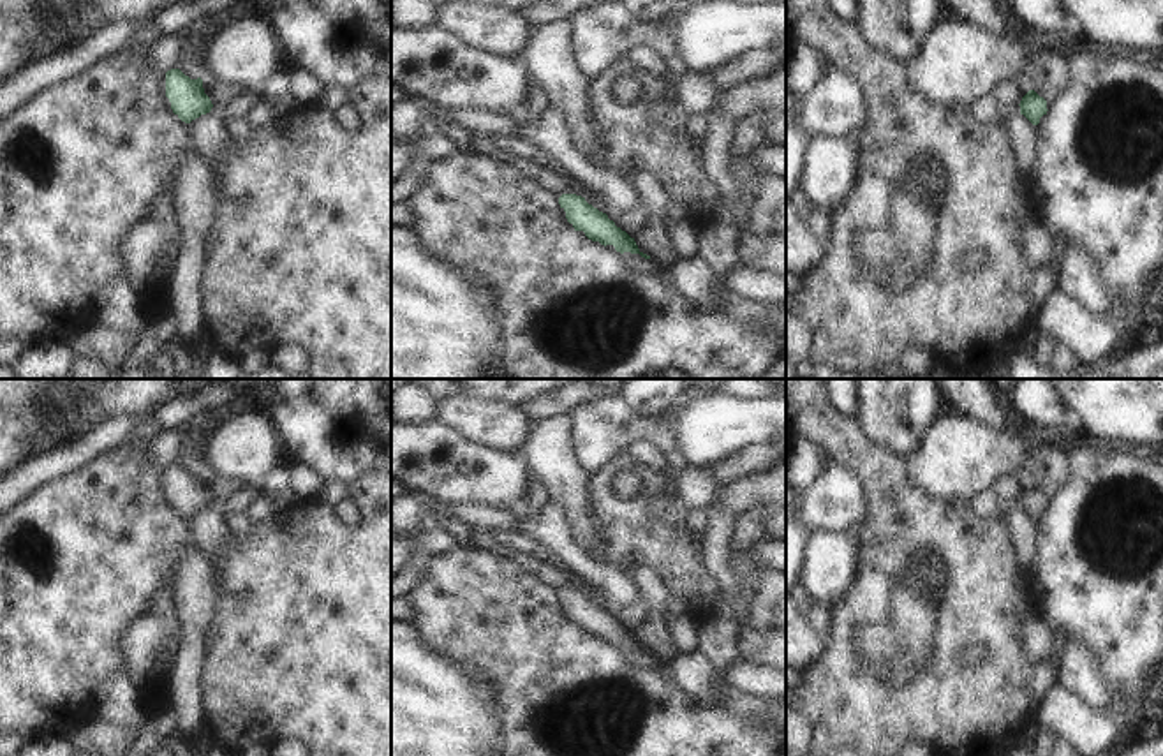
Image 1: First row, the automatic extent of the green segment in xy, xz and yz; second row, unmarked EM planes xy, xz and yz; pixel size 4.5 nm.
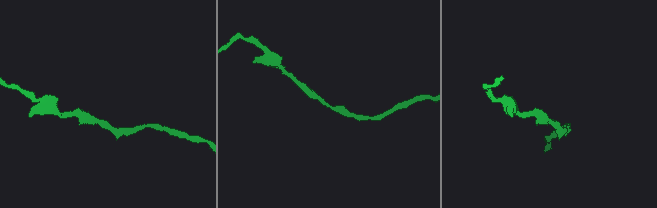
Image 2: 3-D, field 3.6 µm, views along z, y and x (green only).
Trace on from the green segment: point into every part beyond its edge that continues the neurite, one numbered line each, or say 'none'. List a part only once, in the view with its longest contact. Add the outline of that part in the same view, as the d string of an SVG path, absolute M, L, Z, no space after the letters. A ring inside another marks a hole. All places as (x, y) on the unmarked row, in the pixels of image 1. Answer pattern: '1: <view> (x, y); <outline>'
none

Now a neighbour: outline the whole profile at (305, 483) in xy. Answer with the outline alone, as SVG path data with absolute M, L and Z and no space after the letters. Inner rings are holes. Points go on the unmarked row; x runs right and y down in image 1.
M287 462L284 463L291 471L291 490L294 493L294 500L298 502L314 500L319 495L324 479L305 463L287 463Z

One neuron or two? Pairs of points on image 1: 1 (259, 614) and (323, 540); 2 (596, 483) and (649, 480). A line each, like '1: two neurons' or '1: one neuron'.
1: one neuron
2: one neuron

